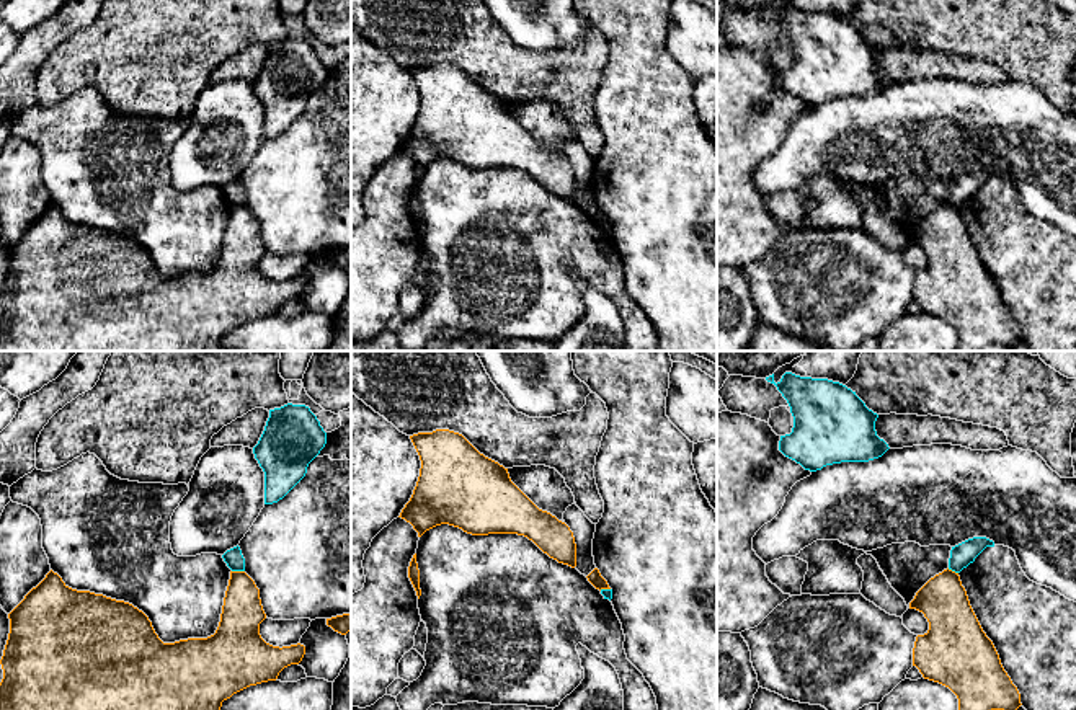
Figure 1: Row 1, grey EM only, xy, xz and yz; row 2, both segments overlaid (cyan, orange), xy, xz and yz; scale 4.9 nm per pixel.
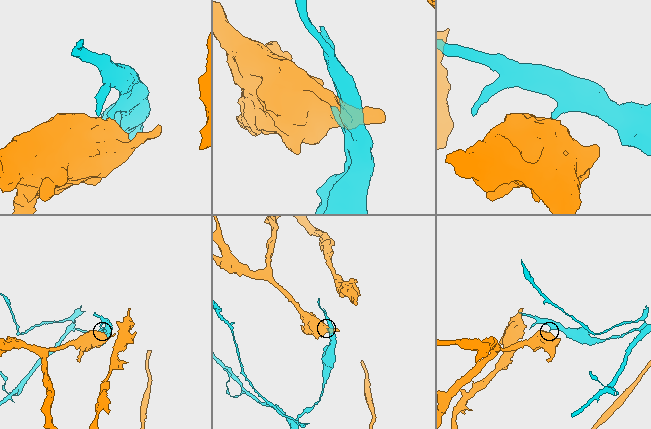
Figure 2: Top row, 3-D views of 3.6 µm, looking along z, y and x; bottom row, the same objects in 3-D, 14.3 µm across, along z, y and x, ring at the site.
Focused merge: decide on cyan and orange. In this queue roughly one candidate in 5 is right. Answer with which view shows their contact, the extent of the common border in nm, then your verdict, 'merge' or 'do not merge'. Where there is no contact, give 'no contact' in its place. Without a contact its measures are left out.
xy | 60 nm | do not merge

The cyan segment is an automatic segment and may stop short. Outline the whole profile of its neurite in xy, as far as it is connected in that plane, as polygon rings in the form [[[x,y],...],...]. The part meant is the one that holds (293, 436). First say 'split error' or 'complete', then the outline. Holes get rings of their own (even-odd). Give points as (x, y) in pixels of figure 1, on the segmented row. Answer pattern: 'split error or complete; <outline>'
complete; [[[287,403],[269,410],[265,431],[253,447],[255,459],[265,472],[265,504],[282,499],[307,473],[309,464],[327,444],[327,433],[305,405]]]

